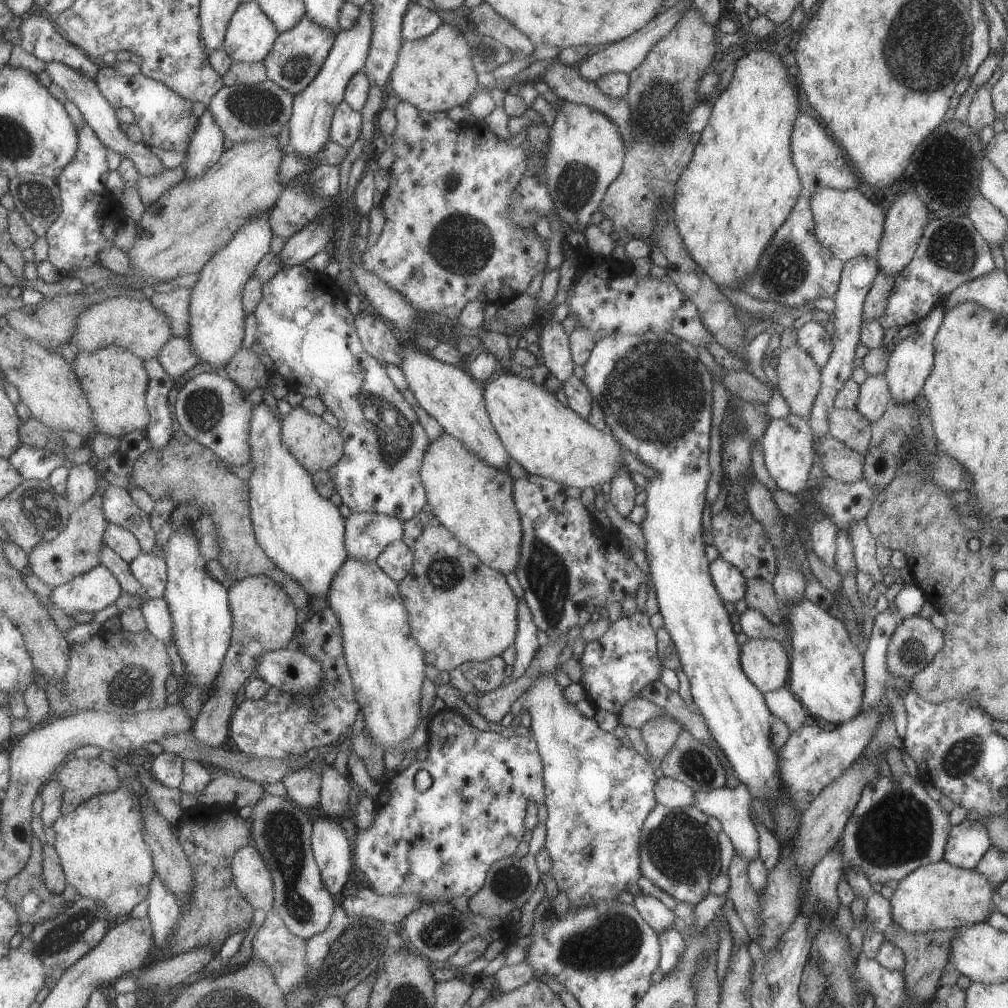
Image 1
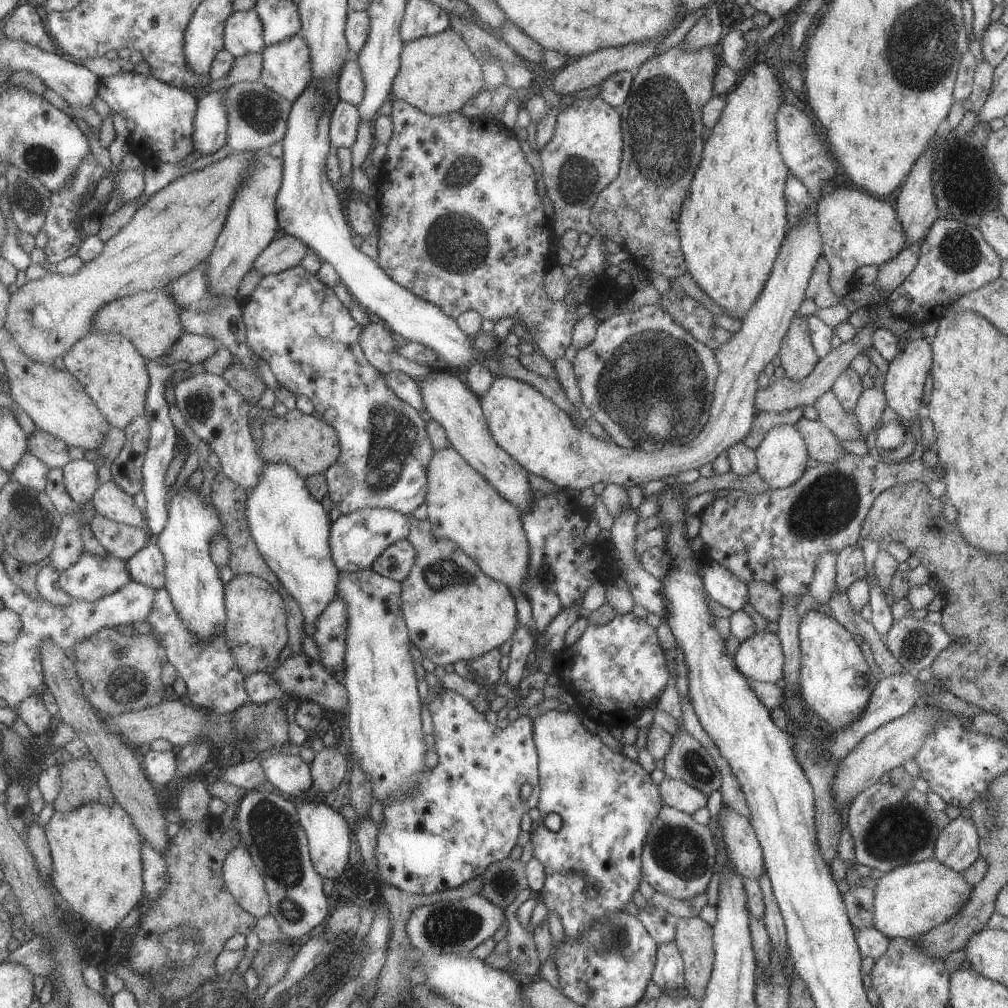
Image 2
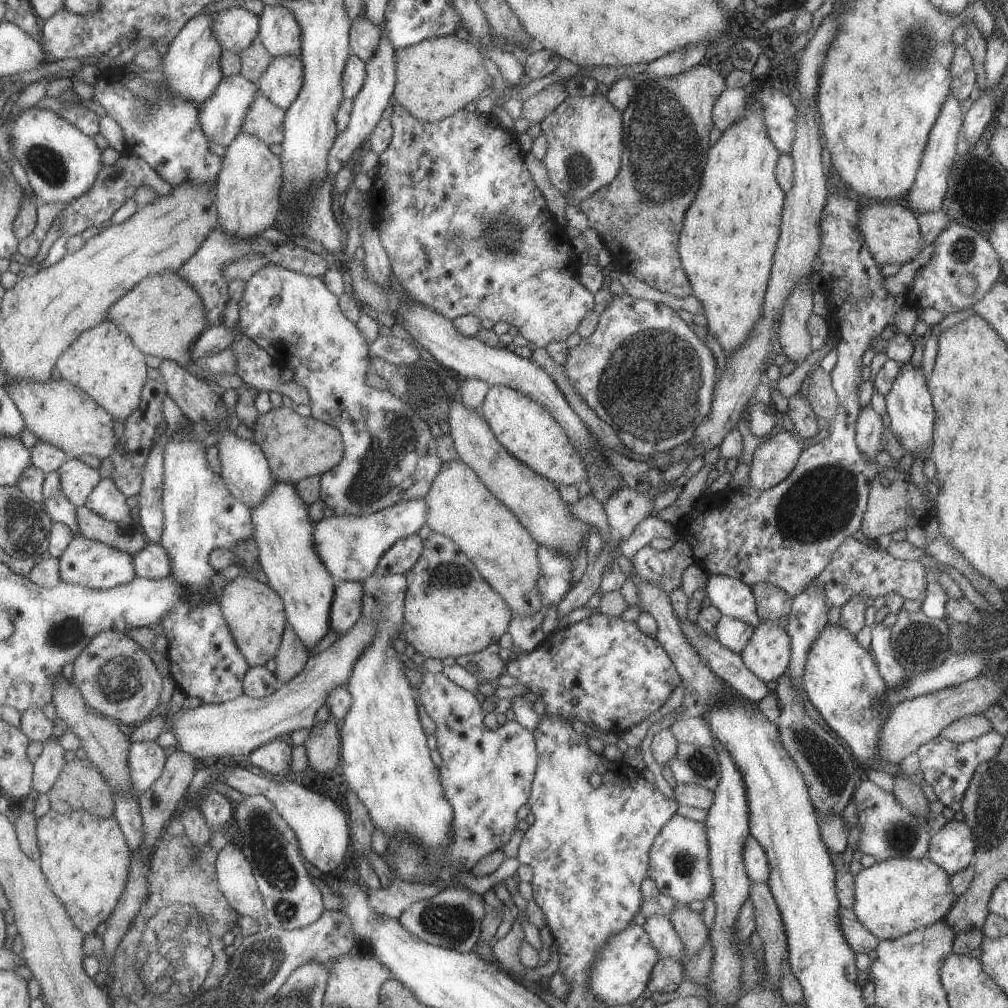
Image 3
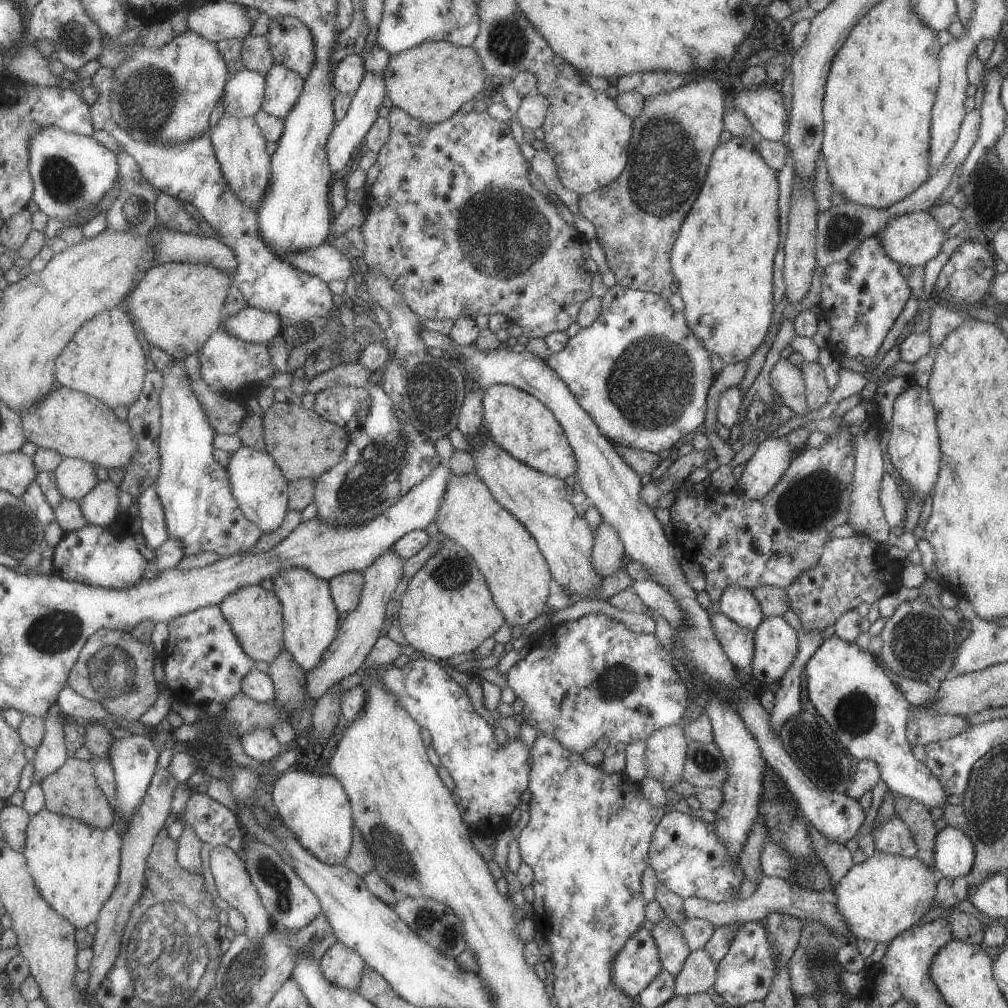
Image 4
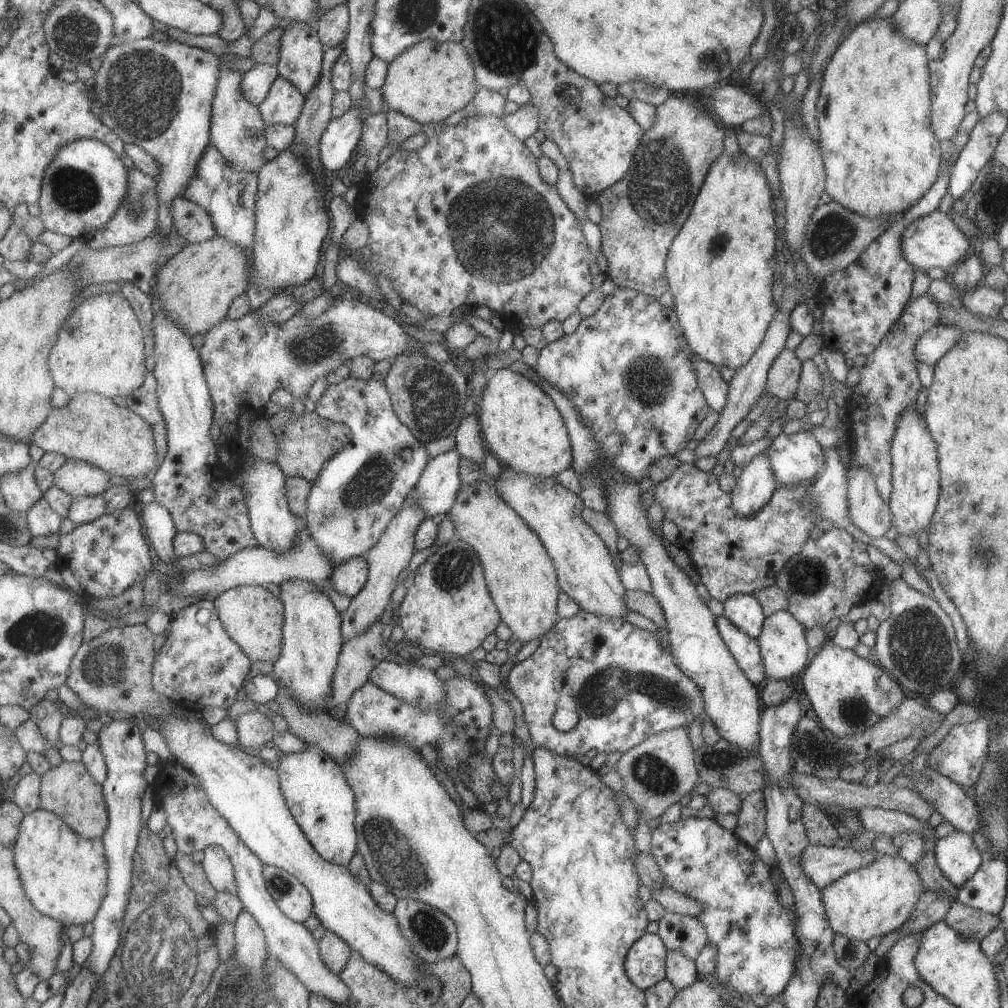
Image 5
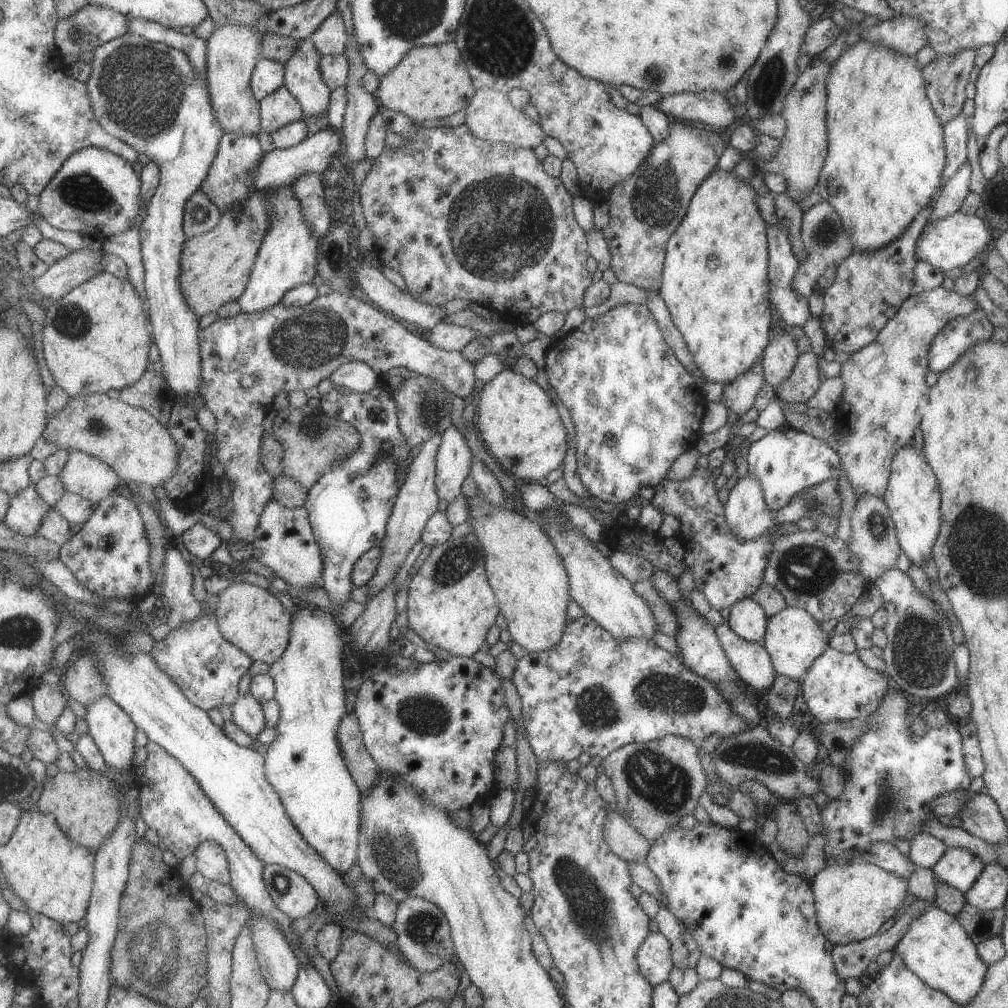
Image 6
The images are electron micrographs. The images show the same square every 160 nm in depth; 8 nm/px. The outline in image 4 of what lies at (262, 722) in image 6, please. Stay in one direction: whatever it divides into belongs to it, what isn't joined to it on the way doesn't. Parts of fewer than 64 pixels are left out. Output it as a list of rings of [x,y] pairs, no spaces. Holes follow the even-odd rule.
[[[256,729],[242,739],[245,753],[269,767],[287,748],[282,745],[271,729]]]

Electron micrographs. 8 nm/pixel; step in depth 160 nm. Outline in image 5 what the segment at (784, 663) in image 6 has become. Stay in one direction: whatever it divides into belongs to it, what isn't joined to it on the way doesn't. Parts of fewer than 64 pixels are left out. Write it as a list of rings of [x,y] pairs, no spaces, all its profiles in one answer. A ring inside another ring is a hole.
[[[777,611],[772,615],[764,617],[762,629],[757,635],[756,641],[762,658],[764,676],[776,681],[789,680],[799,670],[807,666],[807,646],[805,645],[805,628],[803,628],[795,617],[787,611]]]

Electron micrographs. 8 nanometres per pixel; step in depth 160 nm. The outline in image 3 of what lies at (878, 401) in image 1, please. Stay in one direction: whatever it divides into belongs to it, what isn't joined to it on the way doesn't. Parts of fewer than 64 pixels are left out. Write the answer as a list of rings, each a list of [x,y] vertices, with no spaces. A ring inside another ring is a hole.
[[[869,403],[859,409],[854,437],[857,448],[864,457],[874,460],[875,453],[881,449],[879,434],[883,428],[880,415]]]

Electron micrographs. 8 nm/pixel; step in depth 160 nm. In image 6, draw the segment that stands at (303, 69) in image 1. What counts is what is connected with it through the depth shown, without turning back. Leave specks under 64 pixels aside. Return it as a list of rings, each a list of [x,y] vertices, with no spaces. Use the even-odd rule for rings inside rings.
[[[287,85],[281,86],[260,102],[262,114],[262,132],[273,134],[276,130],[290,125],[304,117],[298,99],[291,94]]]

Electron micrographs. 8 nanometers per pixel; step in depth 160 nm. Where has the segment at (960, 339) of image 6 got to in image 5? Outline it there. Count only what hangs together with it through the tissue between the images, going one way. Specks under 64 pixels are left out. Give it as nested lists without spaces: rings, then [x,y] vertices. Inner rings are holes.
[[[935,325],[921,333],[913,345],[917,362],[935,366],[936,362],[945,354],[963,331],[955,327]]]

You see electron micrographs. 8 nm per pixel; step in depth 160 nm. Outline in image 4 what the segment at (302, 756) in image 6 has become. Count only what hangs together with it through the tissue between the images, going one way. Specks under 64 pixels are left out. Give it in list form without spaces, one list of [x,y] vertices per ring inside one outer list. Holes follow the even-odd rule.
[[[297,567],[275,575],[272,580],[276,586],[275,592],[284,606],[285,648],[305,672],[310,671],[321,661],[333,636],[337,636],[335,630],[339,614],[330,594],[330,584],[312,572]],[[305,771],[283,773],[275,782],[273,804],[303,848],[323,863],[343,865],[353,842],[354,817],[346,791],[333,775]]]

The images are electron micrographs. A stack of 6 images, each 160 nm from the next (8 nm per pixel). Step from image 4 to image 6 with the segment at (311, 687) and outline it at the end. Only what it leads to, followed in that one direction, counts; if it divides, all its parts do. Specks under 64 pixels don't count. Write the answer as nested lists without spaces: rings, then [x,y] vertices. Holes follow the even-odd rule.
[[[433,435],[422,442],[421,450],[408,465],[408,470],[403,482],[400,484],[397,498],[395,499],[391,514],[386,522],[383,540],[379,544],[380,557],[373,576],[366,584],[368,588],[367,600],[374,597],[388,581],[391,581],[397,570],[403,564],[411,546],[420,540],[424,524],[427,519],[437,511],[437,496],[435,478],[435,455],[440,443],[440,436]]]

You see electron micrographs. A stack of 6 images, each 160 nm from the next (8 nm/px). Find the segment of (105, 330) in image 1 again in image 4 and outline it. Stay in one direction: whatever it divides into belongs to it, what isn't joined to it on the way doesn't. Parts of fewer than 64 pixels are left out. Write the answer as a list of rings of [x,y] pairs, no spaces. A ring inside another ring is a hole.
[[[167,263],[148,270],[143,280],[126,297],[126,310],[135,320],[146,342],[160,347],[179,361],[188,356],[199,354],[210,340],[211,335],[222,327],[225,319],[226,298],[235,277],[223,274],[217,267],[209,265],[191,265],[187,263]]]

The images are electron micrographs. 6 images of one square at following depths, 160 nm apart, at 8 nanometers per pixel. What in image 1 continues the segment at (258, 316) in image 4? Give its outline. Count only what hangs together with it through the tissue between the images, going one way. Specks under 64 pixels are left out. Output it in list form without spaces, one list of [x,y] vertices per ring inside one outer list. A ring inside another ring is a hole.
[[[173,337],[162,348],[158,359],[165,370],[176,380],[200,362],[198,355],[191,346],[189,337]]]

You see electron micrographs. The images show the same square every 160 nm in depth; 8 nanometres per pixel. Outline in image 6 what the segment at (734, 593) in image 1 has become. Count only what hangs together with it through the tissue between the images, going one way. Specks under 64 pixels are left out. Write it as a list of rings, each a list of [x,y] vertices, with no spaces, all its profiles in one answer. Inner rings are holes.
[[[751,597],[734,602],[729,608],[729,628],[747,642],[761,643],[766,629],[766,614]]]

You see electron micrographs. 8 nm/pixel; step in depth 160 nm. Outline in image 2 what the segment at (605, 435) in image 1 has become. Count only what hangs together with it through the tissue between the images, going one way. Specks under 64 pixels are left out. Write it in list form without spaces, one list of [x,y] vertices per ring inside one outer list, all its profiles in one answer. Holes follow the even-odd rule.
[[[814,195],[808,212],[786,233],[769,278],[743,316],[739,330],[727,342],[712,348],[718,375],[712,390],[708,421],[695,438],[684,445],[665,445],[652,453],[628,449],[615,444],[610,438],[595,437],[585,427],[579,426],[578,429],[566,412],[530,384],[501,376],[494,377],[487,392],[479,398],[486,425],[497,446],[528,473],[541,477],[546,483],[553,483],[555,488],[580,492],[595,482],[603,485],[615,483],[627,489],[635,484],[641,487],[653,479],[662,480],[666,476],[699,469],[703,464],[712,462],[723,450],[742,441],[757,413],[754,407],[754,394],[759,388],[757,375],[778,354],[791,317],[798,313],[799,304],[804,300],[804,290],[814,264],[821,256],[821,237],[814,215],[817,198],[818,195]]]

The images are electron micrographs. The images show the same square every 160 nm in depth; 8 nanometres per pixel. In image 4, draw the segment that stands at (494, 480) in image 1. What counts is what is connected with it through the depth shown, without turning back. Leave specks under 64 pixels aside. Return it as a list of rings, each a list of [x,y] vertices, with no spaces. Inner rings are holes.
[[[475,472],[451,473],[434,523],[439,533],[471,555],[507,625],[525,626],[547,612],[546,600],[554,584],[535,539],[493,498]]]

